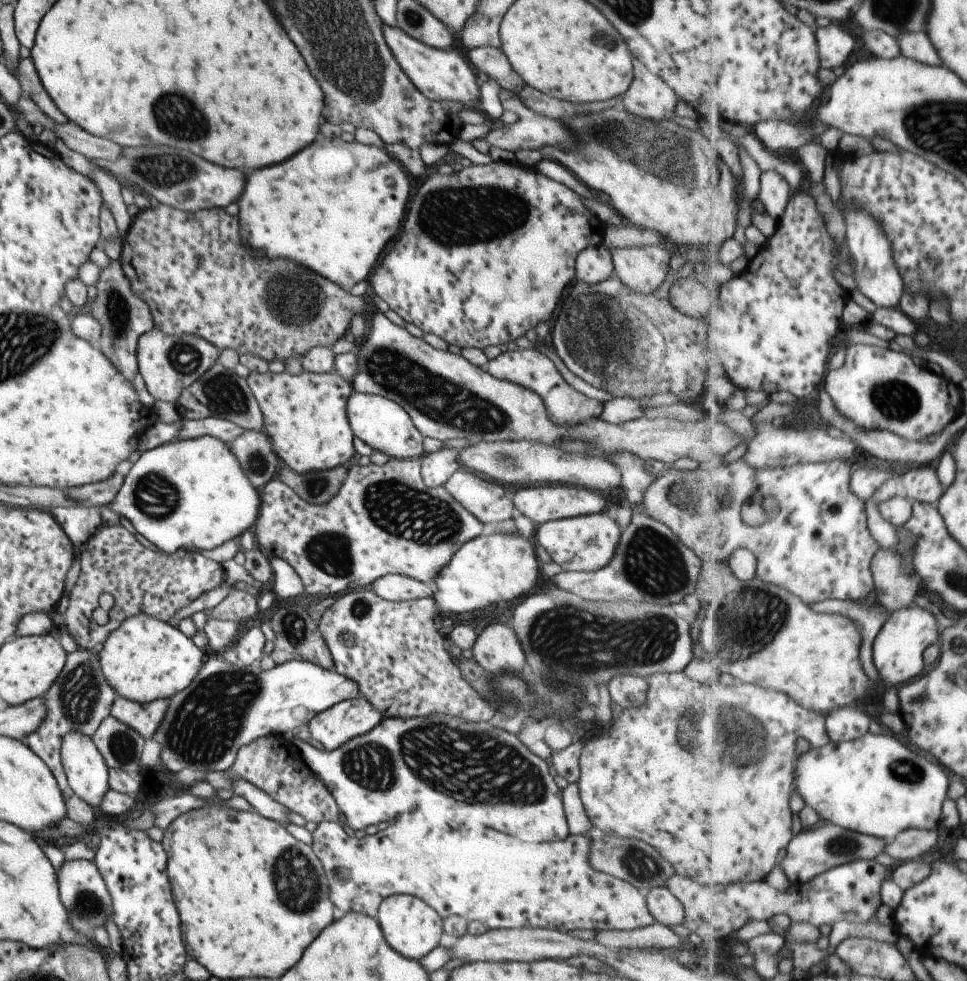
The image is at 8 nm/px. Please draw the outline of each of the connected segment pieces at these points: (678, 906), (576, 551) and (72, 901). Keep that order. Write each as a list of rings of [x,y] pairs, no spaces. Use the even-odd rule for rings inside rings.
[[[665,887],[652,888],[644,896],[648,911],[656,922],[666,927],[682,924],[682,904]]]
[[[606,510],[596,515],[585,515],[570,519],[549,521],[536,526],[536,542],[548,552],[552,561],[565,569],[575,571],[596,571],[612,561],[621,531],[614,515]]]
[[[65,860],[63,867],[59,872],[56,871],[56,874],[59,894],[67,908],[68,917],[71,918],[72,928],[87,937],[93,938],[94,928],[113,916],[110,894],[104,885],[99,869],[90,860]]]

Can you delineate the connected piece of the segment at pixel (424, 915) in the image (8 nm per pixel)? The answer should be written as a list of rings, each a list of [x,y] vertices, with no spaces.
[[[404,893],[387,896],[380,903],[376,919],[390,948],[399,952],[404,958],[418,961],[440,944],[443,918],[417,896]]]

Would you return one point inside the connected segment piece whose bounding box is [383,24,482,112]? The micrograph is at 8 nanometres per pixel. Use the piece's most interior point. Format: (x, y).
(438, 74)

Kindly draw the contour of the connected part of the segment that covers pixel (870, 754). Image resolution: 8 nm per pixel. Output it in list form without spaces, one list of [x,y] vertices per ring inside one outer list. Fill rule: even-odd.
[[[889,730],[880,736],[869,733],[856,741],[831,743],[802,755],[797,765],[798,792],[825,822],[888,842],[896,841],[899,835],[908,830],[939,831],[943,826],[942,814],[950,782],[948,772],[938,762],[928,760],[928,756],[924,754],[918,754]]]

